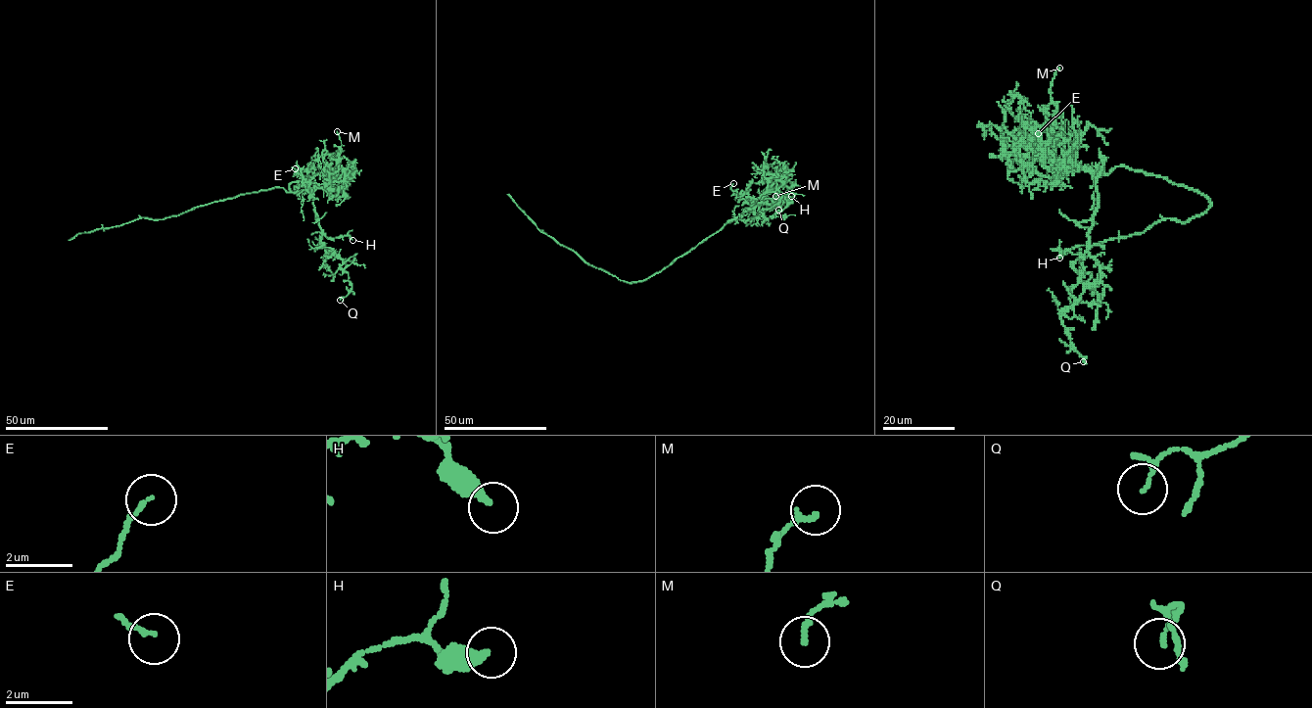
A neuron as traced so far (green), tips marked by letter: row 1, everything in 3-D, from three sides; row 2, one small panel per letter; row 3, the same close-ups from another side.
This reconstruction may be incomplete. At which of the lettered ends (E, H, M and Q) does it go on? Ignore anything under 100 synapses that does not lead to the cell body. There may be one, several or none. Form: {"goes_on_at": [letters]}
{"goes_on_at": []}

